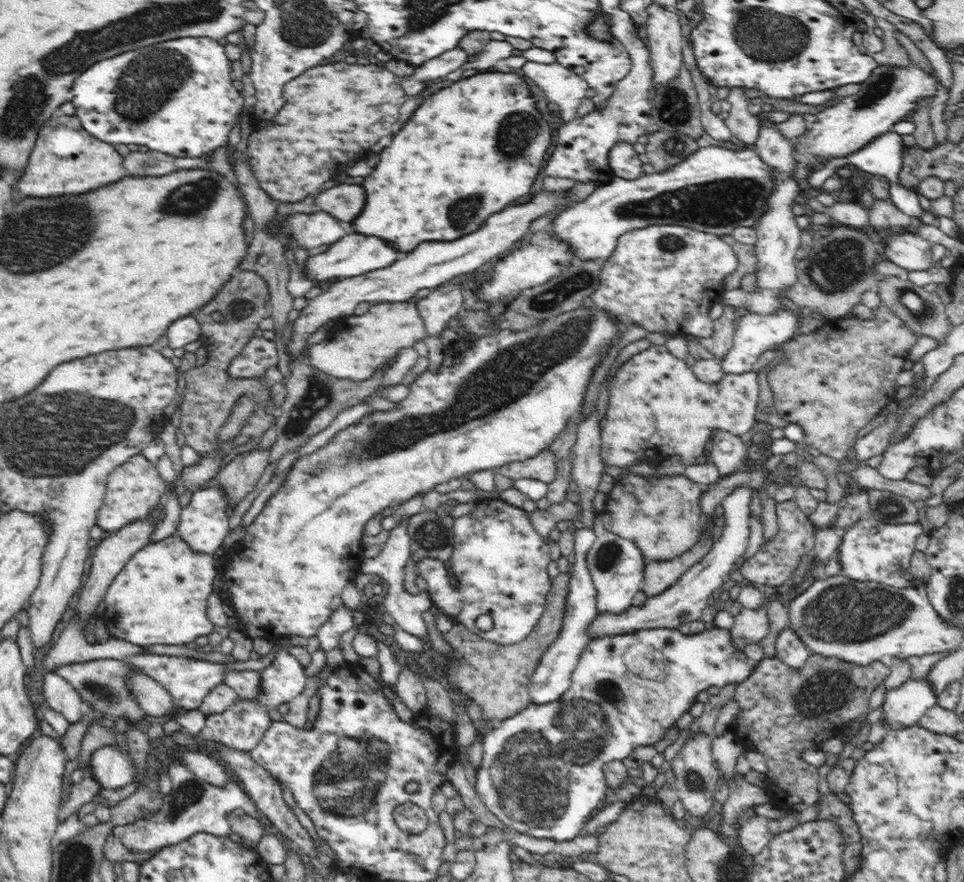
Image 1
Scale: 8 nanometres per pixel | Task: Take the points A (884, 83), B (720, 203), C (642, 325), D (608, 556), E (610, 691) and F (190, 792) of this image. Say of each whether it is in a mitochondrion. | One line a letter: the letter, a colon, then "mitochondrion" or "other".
A: mitochondrion
B: mitochondrion
C: other
D: mitochondrion
E: mitochondrion
F: mitochondrion

